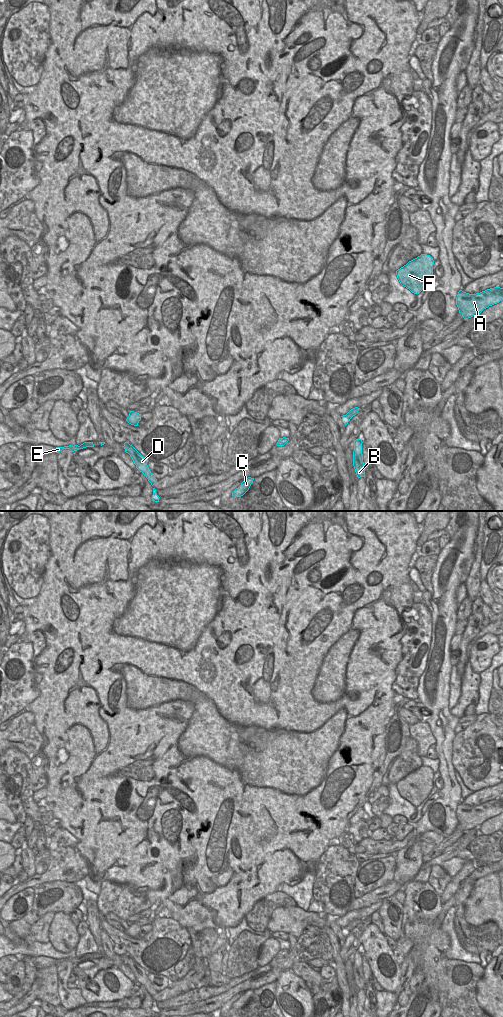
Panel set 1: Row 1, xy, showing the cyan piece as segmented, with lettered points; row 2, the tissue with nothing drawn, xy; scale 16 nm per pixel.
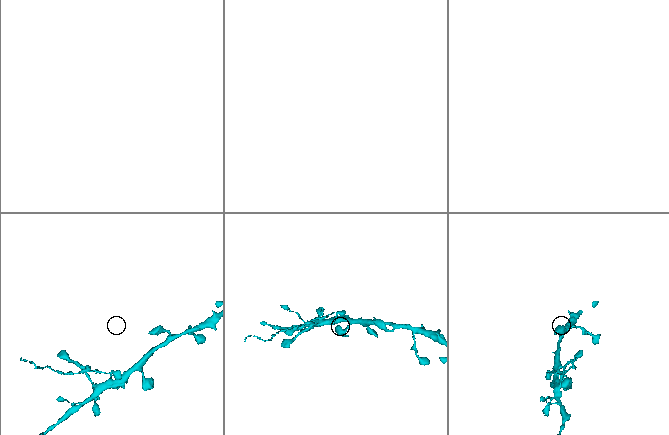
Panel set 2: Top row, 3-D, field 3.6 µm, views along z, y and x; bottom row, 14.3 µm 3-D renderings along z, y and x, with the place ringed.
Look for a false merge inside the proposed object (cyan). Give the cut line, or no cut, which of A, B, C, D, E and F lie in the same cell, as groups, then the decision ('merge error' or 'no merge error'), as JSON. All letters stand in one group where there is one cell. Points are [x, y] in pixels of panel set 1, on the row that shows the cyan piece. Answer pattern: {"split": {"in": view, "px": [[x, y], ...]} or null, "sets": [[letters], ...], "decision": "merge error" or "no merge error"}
{"split": {"in": "xy", "px": [[127, 418], [128, 421]]}, "sets": [["A", "B", "C", "D", "F"], ["E"]], "decision": "merge error"}

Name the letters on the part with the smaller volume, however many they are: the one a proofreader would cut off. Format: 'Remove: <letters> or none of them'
Remove: E

